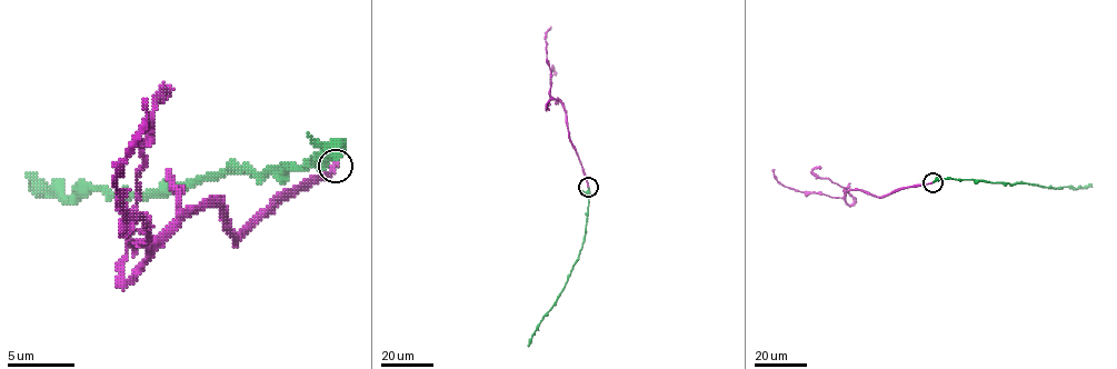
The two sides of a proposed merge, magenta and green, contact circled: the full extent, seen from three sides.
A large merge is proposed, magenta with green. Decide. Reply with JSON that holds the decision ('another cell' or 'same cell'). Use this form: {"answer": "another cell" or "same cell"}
{"answer": "same cell"}

